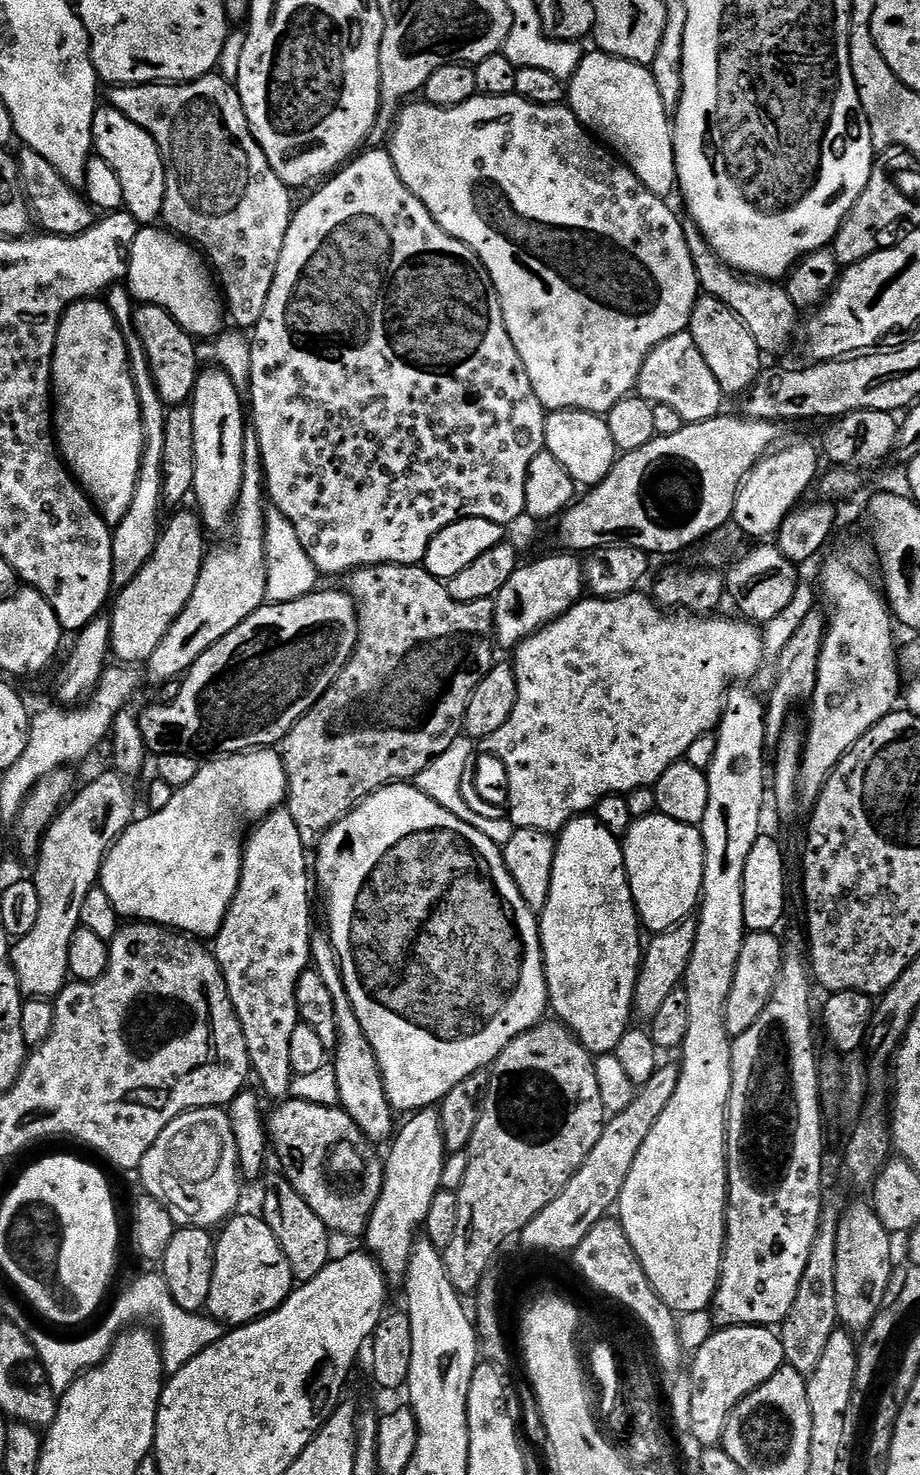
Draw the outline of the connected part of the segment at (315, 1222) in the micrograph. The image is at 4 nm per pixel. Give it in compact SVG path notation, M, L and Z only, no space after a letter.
M269 1175L268 1189L264 1192L264 1212L262 1218L270 1230L274 1230L274 1238L278 1238L278 1246L282 1246L282 1254L286 1254L286 1262L290 1262L293 1281L305 1284L310 1282L310 1278L315 1278L317 1274L322 1274L322 1270L330 1260L330 1233L322 1218L306 1206L306 1198L290 1186L290 1182L285 1180L283 1175Z

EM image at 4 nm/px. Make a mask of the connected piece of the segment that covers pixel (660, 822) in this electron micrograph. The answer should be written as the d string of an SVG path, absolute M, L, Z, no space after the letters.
M653 814L633 819L630 830L622 837L624 861L630 894L634 898L641 925L649 933L665 932L689 919L699 909L704 891L704 834L695 824L674 822L674 818Z

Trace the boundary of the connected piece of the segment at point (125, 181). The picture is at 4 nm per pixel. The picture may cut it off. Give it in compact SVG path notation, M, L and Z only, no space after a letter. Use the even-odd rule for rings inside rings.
M100 106L96 109L92 123L92 147L95 155L101 156L110 170L118 174L126 211L141 226L155 225L163 217L166 194L166 170L158 142L154 142L154 138L146 134L142 126L130 122L126 114L111 106Z

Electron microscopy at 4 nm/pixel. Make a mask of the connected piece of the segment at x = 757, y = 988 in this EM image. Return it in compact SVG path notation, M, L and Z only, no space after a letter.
M748 932L745 935L724 1015L724 1025L728 1028L728 1035L733 1038L746 1034L746 1030L758 1022L758 1014L766 1010L766 1002L770 1002L774 994L785 957L784 944L778 937L776 932Z

